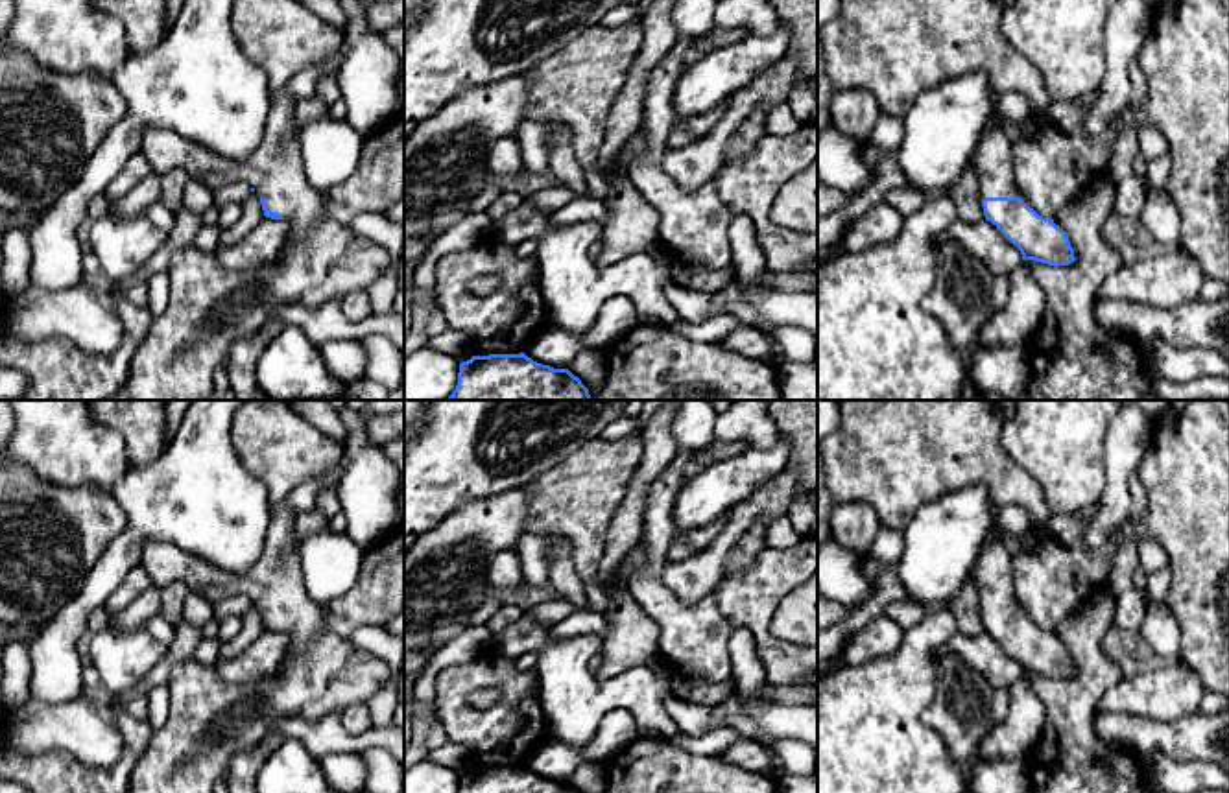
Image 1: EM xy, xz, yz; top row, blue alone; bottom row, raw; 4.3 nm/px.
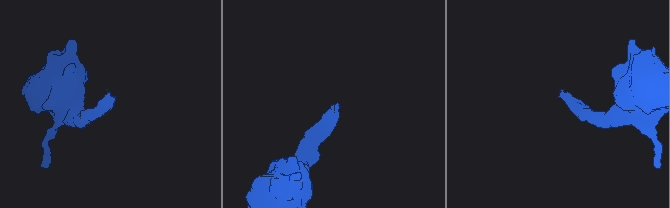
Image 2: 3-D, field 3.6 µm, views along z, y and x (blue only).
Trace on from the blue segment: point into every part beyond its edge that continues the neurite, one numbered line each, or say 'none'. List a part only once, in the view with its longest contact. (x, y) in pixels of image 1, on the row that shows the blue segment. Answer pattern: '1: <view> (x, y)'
1: yz (993, 165)

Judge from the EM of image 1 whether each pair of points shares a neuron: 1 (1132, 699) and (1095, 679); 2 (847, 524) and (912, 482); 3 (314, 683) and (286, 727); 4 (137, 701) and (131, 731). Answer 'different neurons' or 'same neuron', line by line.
1: different neurons
2: different neurons
3: different neurons
4: different neurons

